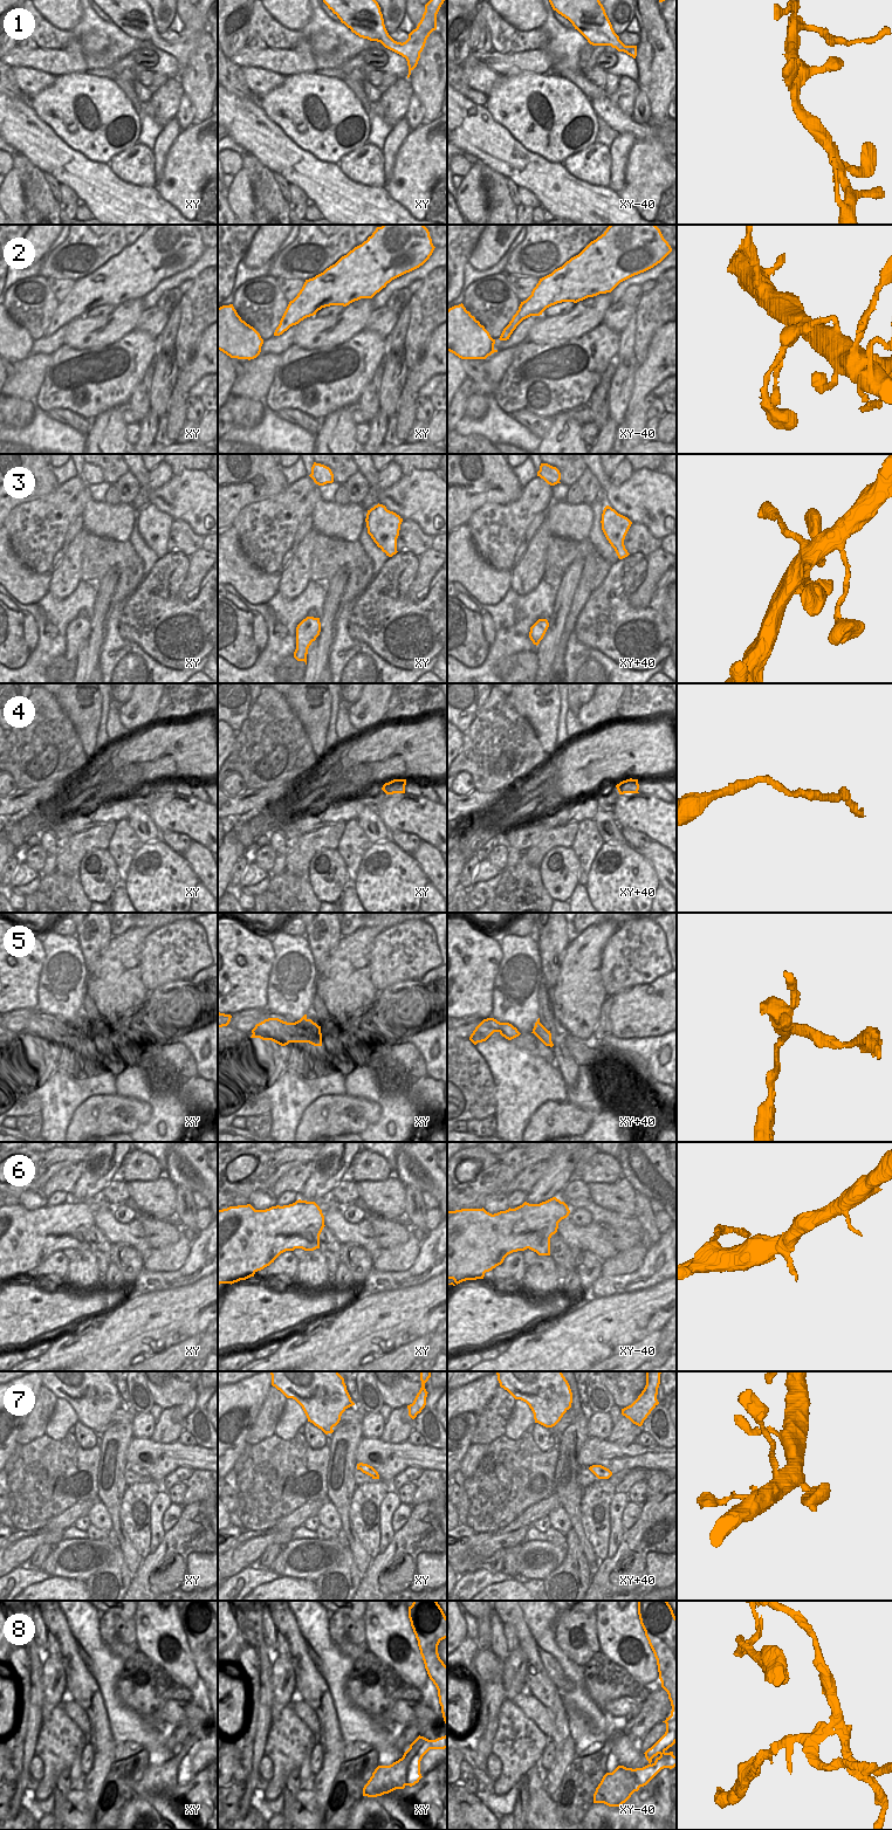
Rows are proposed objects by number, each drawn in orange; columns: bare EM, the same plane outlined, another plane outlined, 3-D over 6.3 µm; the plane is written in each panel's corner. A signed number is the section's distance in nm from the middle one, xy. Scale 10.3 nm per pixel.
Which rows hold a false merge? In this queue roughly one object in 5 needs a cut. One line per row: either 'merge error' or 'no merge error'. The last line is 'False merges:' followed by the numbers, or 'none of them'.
1: no merge error
2: no merge error
3: no merge error
4: no merge error
5: merge error
6: no merge error
7: no merge error
8: merge error
False merges: 5, 8

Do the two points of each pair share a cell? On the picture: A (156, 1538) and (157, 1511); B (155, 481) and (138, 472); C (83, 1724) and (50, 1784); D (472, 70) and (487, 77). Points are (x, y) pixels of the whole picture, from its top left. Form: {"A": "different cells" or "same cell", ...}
{"A": "same cell", "B": "different cells", "C": "different cells", "D": "same cell"}

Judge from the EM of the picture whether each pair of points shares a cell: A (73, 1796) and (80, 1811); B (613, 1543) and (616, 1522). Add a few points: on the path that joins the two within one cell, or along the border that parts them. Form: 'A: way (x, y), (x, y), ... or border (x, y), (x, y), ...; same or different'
A: way (75, 1800), (77, 1808); same
B: way (613, 1539), (616, 1536), (616, 1527); same

